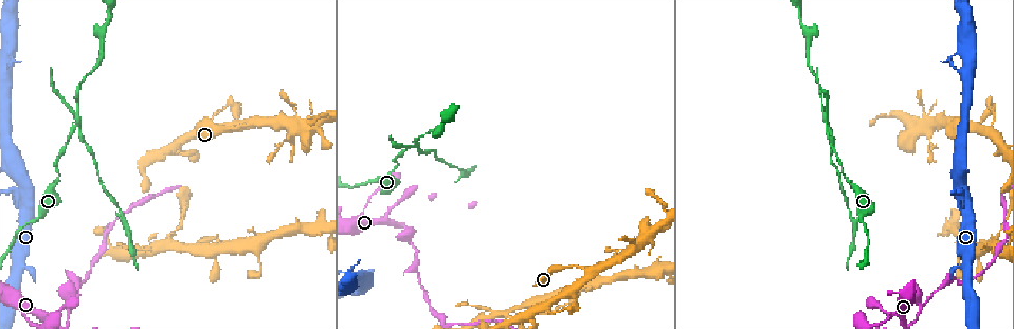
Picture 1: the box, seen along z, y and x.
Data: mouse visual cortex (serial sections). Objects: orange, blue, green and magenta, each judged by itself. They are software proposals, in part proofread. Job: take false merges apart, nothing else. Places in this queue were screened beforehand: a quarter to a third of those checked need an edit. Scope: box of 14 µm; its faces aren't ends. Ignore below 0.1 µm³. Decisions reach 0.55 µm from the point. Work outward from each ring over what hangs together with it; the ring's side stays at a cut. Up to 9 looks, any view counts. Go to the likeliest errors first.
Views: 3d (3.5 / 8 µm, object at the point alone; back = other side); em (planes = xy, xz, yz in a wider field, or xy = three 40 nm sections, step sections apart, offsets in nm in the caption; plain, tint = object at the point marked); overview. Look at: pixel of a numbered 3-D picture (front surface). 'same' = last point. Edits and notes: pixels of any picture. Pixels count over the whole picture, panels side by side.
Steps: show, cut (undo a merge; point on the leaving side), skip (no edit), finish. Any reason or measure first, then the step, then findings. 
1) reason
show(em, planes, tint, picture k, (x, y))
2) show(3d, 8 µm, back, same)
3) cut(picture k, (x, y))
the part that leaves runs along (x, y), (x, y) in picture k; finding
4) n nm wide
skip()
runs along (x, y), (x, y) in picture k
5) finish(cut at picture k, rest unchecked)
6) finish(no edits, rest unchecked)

a fork
show(3d, 3.5 µm, picture 1, (827, 130))

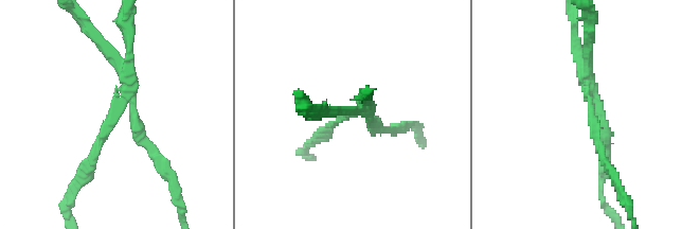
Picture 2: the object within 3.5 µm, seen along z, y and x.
3 arms; arms of 150, 150, 150 nm
show(em, xy, step 3, tint, picture 2, (119, 111))

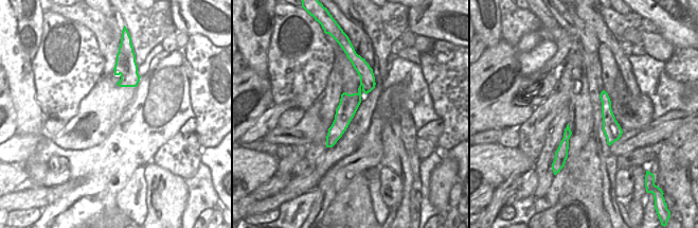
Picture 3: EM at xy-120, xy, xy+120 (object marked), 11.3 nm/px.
cut(picture 2, (605, 135))
border along (123, 59), (123, 72), (121, 74) in picture 3; a second cell is stuck on

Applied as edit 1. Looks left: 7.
show(overview)

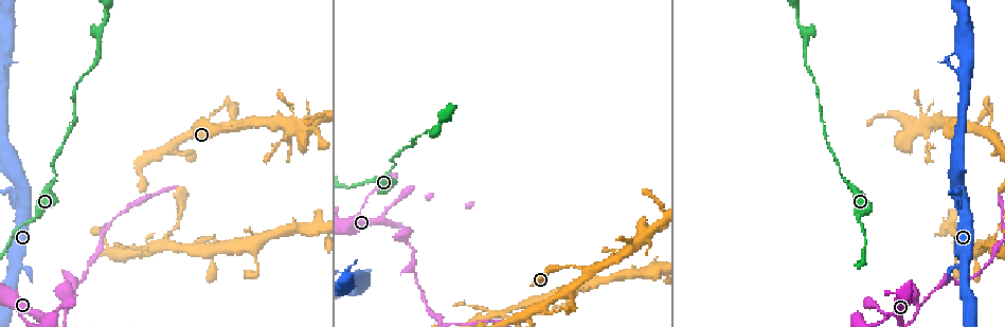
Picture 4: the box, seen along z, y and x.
small branch off a trunk
show(3d, 3.5 µm, picture 4, (64, 311))

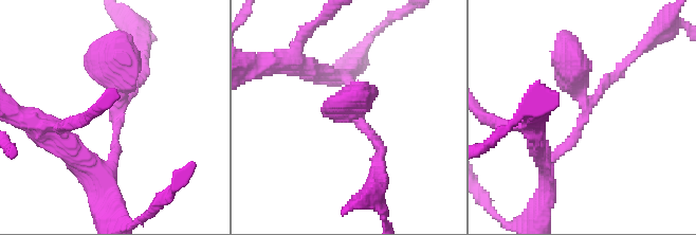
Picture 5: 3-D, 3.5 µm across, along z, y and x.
3 arms; arms of 150, 150, 450 nm; need the tissue
show(em, xy, step 5, tint, picture 5, (355, 120))

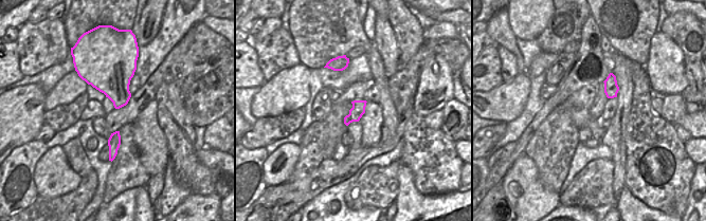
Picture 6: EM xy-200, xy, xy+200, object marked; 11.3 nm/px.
cut(picture 5, (621, 69))
two cells meet here

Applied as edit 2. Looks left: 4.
see it whole again
show(overview)

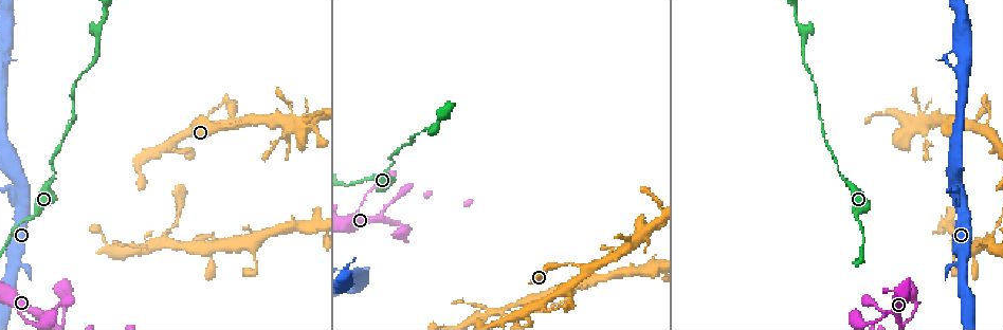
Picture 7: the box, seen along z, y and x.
three arms meet
show(3d, 3.5 µm, picture 7, (244, 121))

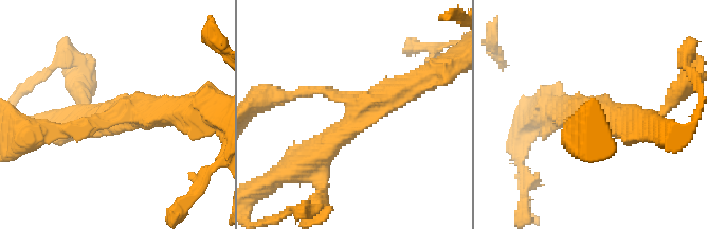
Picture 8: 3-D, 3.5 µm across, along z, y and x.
show(em, xy, step 5, tint, picture 8, (117, 114))

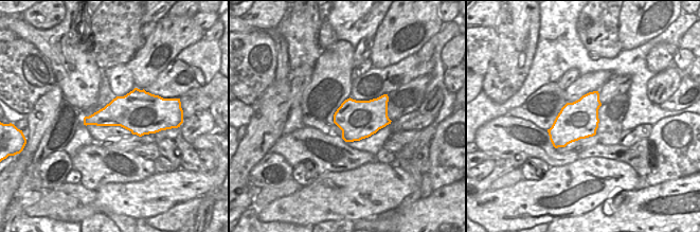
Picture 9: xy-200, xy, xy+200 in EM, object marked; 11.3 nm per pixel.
skip()
runs along (55, 129), (182, 113) in picture 8; all the same cell

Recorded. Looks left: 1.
finish(cut at picture 2, cut at picture 5, rest unchecked)

